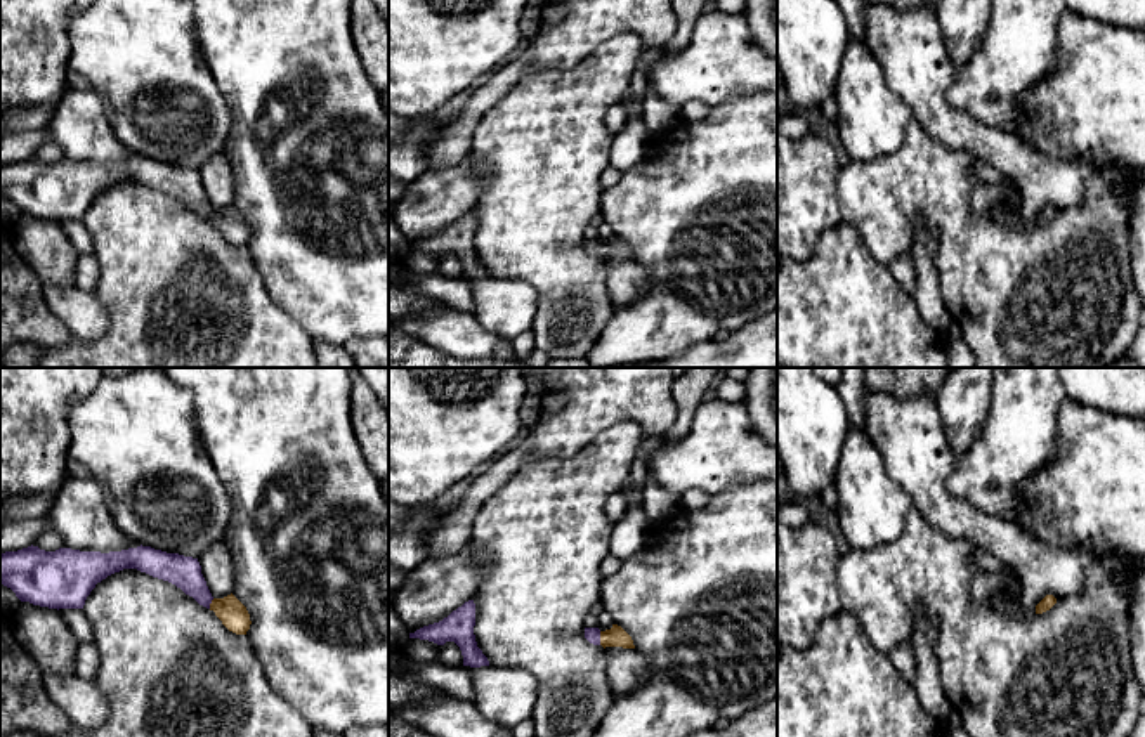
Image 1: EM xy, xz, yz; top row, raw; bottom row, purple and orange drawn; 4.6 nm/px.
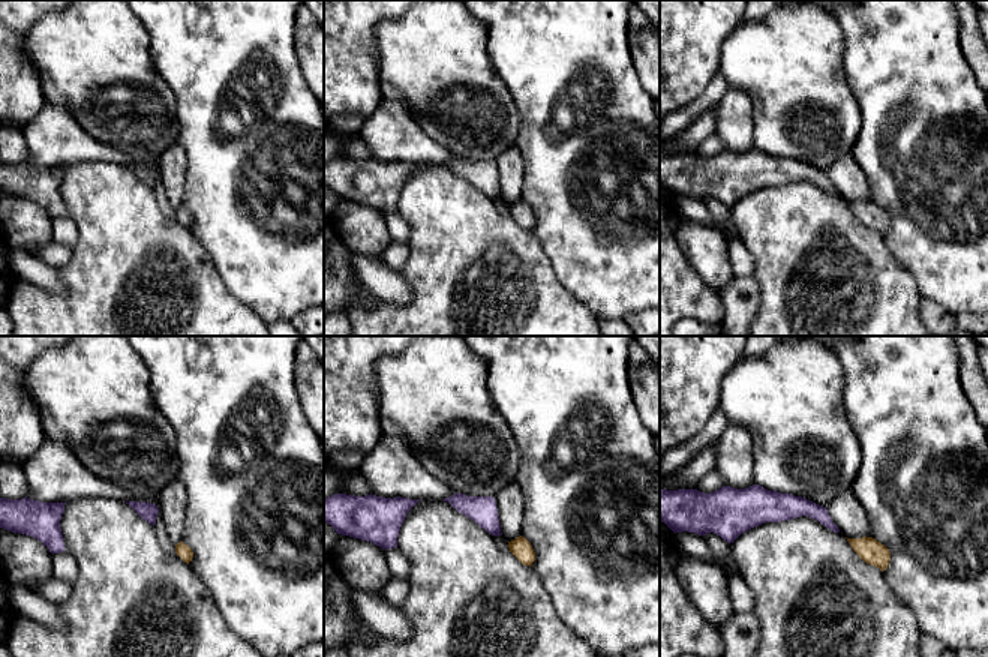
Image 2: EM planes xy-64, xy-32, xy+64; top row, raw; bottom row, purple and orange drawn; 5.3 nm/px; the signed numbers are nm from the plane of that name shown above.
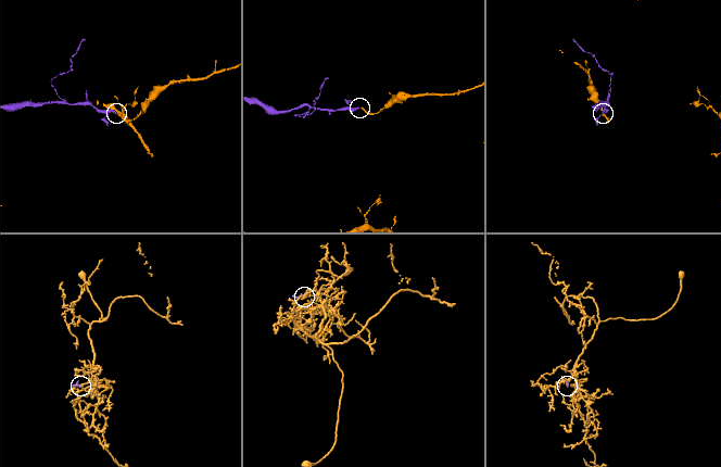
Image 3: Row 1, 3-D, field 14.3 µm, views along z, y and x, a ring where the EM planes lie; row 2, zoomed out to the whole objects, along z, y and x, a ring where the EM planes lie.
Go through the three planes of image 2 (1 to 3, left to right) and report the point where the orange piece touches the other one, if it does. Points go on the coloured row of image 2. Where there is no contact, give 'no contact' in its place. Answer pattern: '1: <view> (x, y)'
1: no contact
2: no contact
3: no contact

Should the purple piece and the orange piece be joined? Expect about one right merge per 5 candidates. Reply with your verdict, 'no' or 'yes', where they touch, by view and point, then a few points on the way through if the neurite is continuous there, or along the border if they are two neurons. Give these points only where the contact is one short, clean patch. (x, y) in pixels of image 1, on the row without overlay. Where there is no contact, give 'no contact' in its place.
yes; meets purple in xz at (599, 250); runs through xz (592, 247), (599, 250), (616, 248)

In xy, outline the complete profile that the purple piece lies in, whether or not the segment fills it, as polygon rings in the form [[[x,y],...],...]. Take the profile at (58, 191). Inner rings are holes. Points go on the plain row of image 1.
[[[31,156],[0,165],[0,196],[10,199],[21,213],[57,222],[83,220],[95,196],[123,180],[137,180],[175,196],[200,217],[213,222],[222,236],[236,246],[246,246],[250,241],[246,218],[232,205],[213,210],[201,177],[193,168],[142,156],[109,165],[71,160],[45,163]]]

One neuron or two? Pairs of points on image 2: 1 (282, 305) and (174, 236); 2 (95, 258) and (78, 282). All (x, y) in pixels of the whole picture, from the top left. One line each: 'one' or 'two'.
1: two
2: one

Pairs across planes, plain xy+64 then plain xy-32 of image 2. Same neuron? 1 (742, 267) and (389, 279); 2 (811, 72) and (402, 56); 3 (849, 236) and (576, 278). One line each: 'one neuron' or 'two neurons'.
1: two neurons
2: one neuron
3: two neurons

